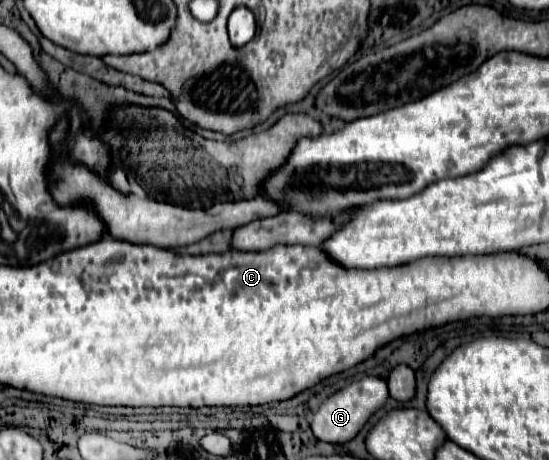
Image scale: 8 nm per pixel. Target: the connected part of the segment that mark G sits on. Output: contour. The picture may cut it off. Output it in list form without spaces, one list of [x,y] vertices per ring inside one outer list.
[[[363,377],[359,381],[353,381],[347,387],[339,389],[337,393],[329,395],[319,405],[319,409],[313,413],[313,419],[311,419],[311,431],[321,441],[345,443],[355,437],[355,433],[361,429],[367,417],[371,417],[385,403],[387,397],[389,397],[389,391],[387,391],[385,379],[381,377]]]

